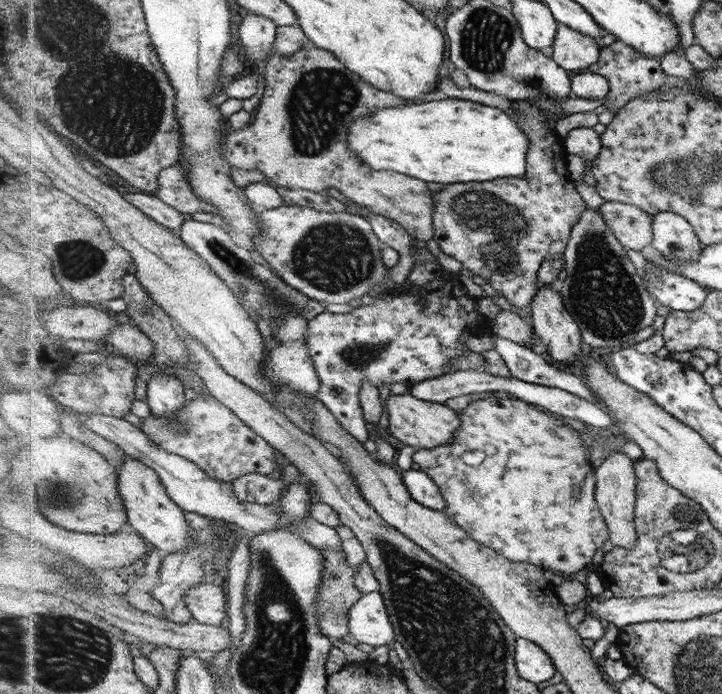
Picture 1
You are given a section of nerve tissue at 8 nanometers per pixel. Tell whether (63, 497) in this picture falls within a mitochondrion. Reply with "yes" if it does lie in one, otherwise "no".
yes

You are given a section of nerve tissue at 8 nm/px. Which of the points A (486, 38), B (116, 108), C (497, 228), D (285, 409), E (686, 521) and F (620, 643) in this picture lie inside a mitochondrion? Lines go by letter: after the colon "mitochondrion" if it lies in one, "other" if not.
A: mitochondrion
B: mitochondrion
C: mitochondrion
D: other
E: mitochondrion
F: other

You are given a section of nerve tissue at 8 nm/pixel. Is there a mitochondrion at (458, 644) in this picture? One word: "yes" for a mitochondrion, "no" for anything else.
yes

